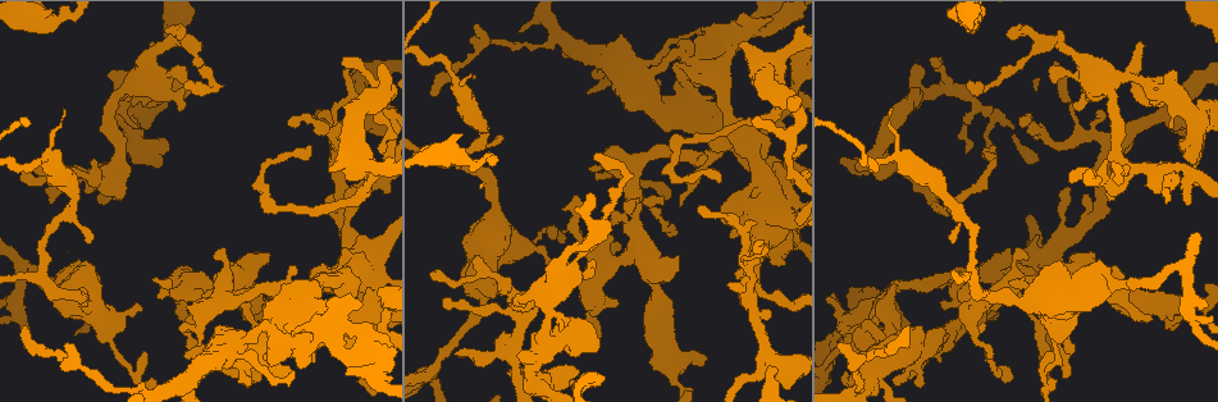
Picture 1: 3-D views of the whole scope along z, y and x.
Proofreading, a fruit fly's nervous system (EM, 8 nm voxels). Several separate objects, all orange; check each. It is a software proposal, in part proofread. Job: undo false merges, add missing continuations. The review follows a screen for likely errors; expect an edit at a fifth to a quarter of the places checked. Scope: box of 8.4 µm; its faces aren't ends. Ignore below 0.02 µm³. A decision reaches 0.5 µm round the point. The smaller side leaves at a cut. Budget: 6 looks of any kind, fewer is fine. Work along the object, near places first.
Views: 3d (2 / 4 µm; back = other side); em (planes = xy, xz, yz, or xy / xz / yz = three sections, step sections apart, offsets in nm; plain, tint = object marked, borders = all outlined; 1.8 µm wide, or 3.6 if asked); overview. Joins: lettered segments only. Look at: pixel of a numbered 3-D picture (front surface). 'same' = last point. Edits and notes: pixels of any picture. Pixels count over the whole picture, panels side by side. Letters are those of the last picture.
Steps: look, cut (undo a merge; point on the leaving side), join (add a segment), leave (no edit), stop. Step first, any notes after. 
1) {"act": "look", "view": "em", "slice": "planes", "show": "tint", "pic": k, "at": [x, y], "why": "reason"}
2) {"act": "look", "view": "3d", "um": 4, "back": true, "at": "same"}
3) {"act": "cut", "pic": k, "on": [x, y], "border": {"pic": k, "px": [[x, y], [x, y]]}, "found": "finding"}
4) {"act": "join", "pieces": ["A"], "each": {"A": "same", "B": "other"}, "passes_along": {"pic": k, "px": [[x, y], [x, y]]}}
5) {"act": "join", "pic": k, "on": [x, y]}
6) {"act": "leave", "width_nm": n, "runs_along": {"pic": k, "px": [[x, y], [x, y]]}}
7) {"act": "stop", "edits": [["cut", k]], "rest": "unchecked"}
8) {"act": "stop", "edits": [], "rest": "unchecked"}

{"act": "look", "view": "em", "um": 3.6, "slice": "planes", "show": "borders", "pic": 1, "at": [775, 196], "why": "thick turns thin"}

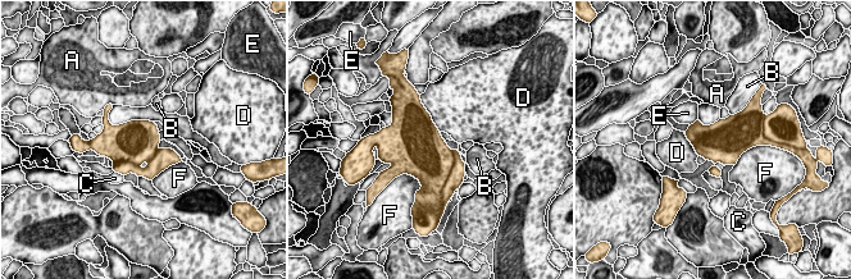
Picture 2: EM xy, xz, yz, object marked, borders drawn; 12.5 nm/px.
{"act": "leave", "each": {"A": "other", "B": "other", "C": "other", "D": "other", "E": "other", "F": "other"}, "border": {"pic": 2, "px": [[421, 100], [440, 131]]}, "found": "one neuron here"}

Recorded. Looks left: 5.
{"act": "look", "view": "3d", "um": 2, "back": true, "pic": 1, "at": [282, 329], "why": "a narrow waist"}

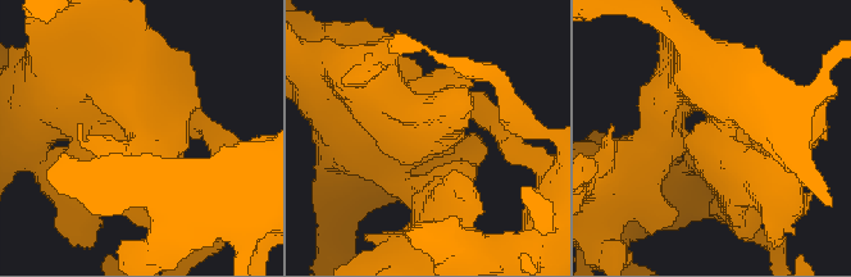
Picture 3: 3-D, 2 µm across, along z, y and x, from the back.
{"act": "look", "view": "em", "slice": "planes", "show": "plain", "pic": 3, "at": [709, 138]}

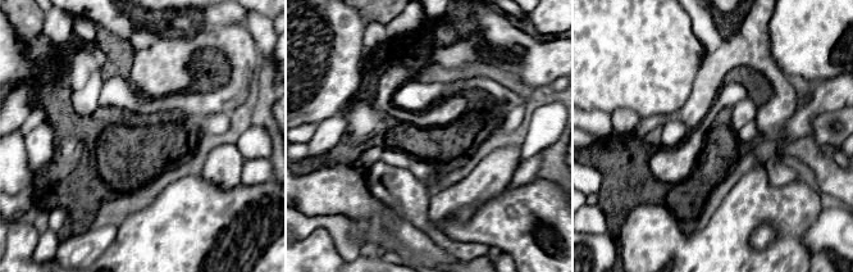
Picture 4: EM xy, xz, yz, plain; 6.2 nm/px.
{"act": "look", "view": "em", "slice": "planes", "show": "borders", "at": "same"}

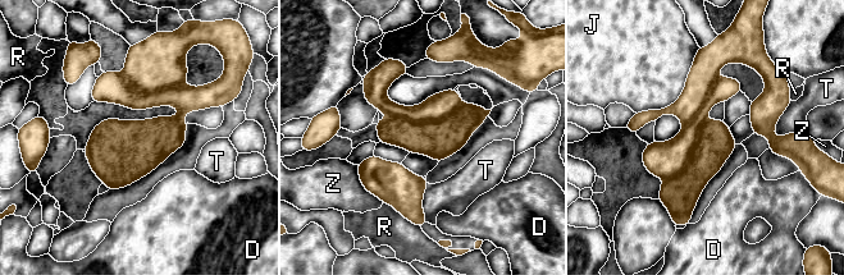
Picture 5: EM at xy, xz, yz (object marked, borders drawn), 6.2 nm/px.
{"act": "leave", "each": {"D": "other", "J": "other", "R": "other", "T": "other", "Z": "other"}, "border": {"pic": 5, "px": [[699, 47], [680, 96], [635, 113]]}, "found": "all the same neuron"}

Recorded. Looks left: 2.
{"act": "look", "view": "em", "slice": "planes", "show": "borders", "pic": 1, "at": [670, 174], "why": "abrupt turn"}

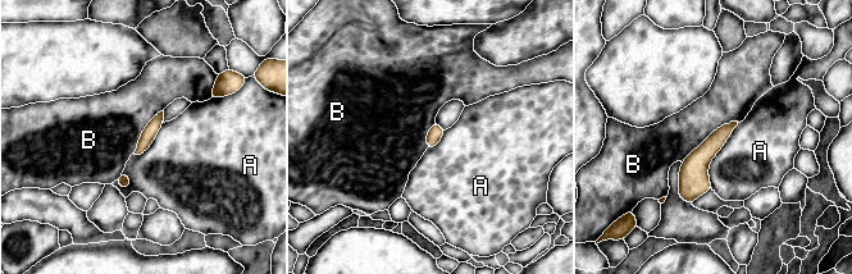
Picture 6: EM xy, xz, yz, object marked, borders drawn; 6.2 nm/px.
{"act": "leave", "longest_contact_nm": ["A", 440], "each": {"A": "other", "B": "other"}, "border": {"pic": 6, "px": [[738, 122], [718, 127], [682, 163]]}, "found": "all the same neuron"}

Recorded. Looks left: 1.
{"act": "stop", "edits": [], "rest": "unchecked"}

